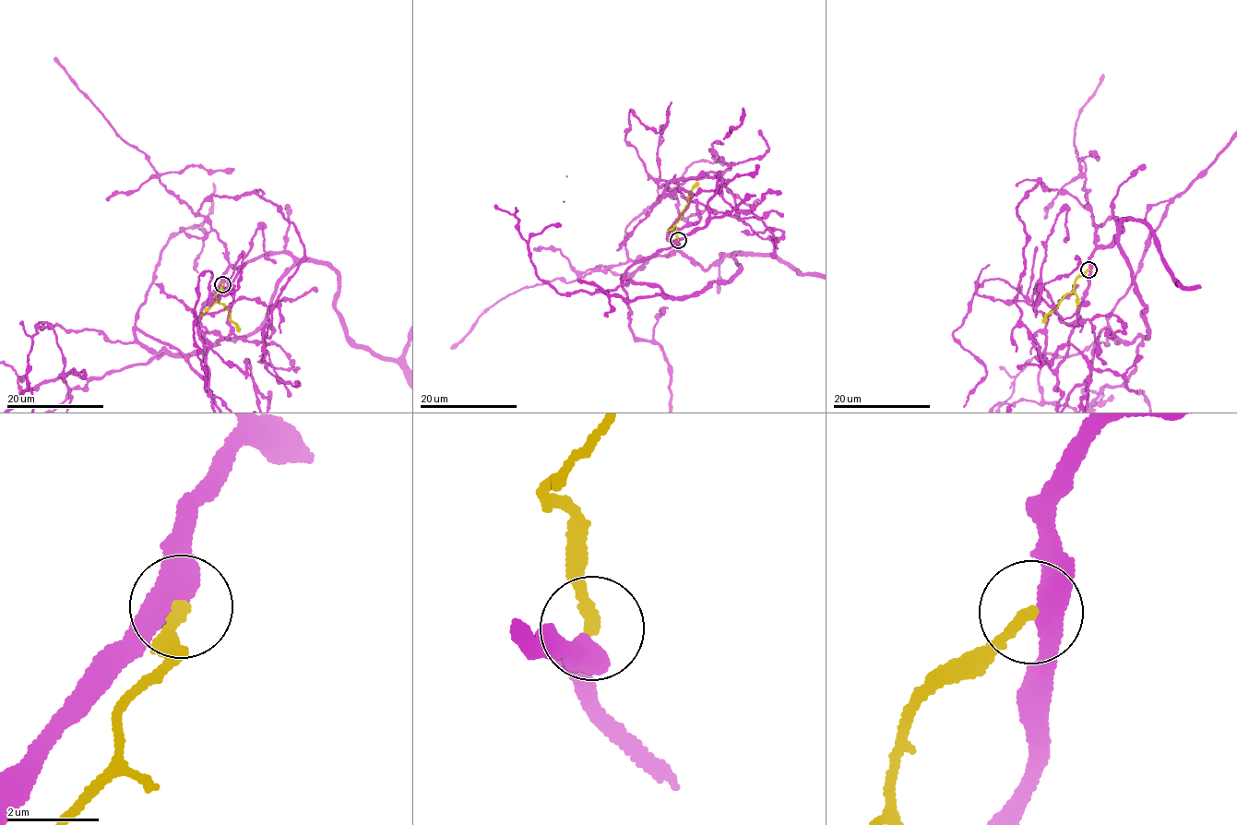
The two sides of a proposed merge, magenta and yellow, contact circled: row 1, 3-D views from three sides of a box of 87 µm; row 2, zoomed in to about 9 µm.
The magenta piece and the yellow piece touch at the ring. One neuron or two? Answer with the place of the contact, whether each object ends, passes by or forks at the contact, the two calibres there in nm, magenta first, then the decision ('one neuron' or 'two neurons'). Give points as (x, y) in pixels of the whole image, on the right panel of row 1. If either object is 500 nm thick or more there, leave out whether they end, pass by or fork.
(1088, 269) | magenta passes by | yellow ends | 480/280 nm | two neurons

